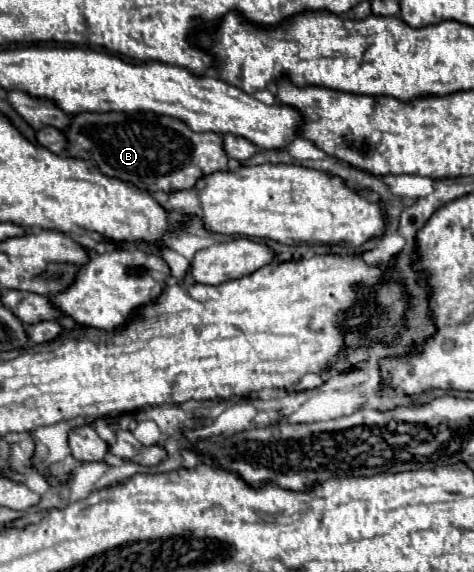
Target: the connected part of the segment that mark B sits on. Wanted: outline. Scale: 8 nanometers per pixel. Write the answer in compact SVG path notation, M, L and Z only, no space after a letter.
M84 112L72 116L72 126L66 132L68 154L82 160L98 162L106 176L128 180L142 190L178 192L192 188L200 178L228 170L222 136L216 132L194 132L182 120L158 116L152 112Z

